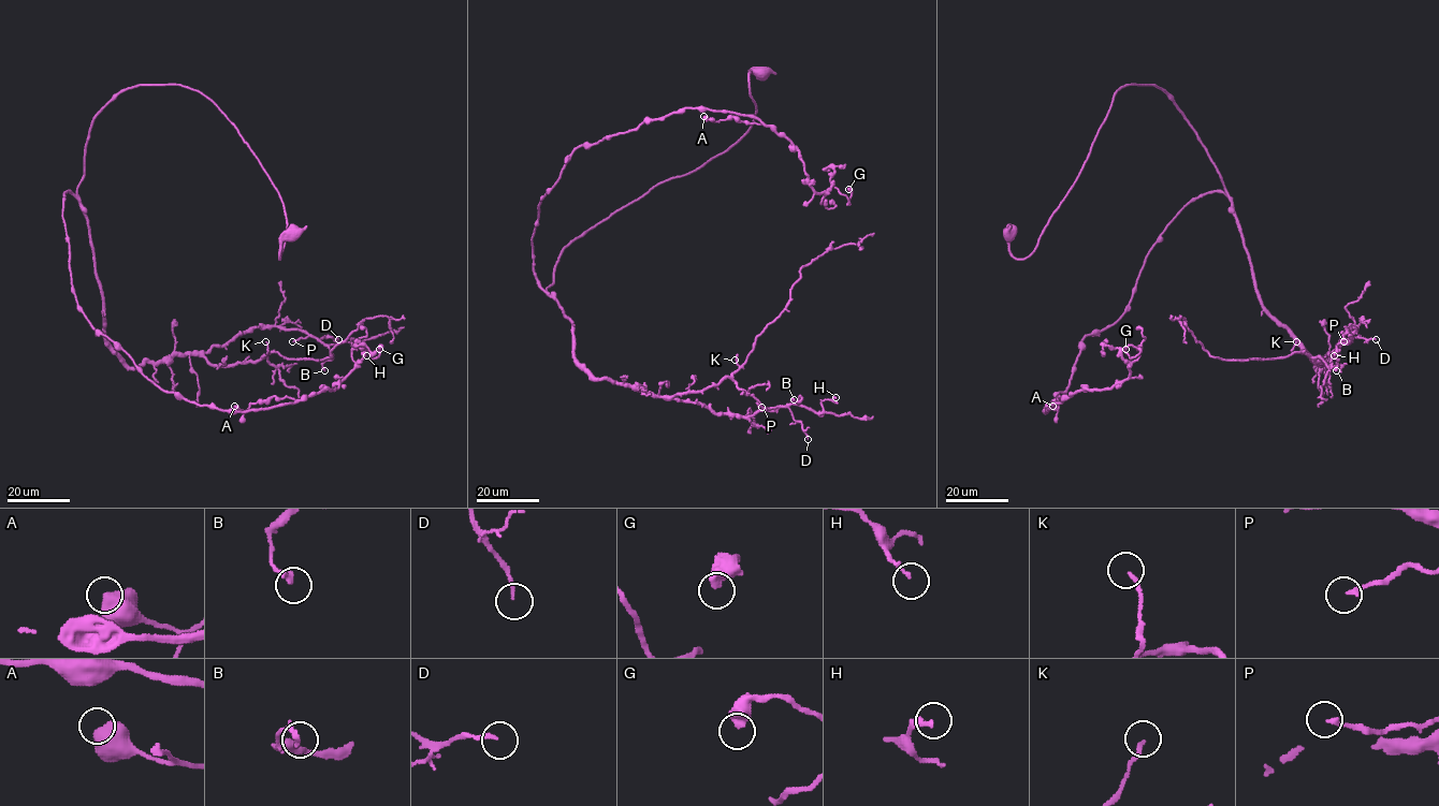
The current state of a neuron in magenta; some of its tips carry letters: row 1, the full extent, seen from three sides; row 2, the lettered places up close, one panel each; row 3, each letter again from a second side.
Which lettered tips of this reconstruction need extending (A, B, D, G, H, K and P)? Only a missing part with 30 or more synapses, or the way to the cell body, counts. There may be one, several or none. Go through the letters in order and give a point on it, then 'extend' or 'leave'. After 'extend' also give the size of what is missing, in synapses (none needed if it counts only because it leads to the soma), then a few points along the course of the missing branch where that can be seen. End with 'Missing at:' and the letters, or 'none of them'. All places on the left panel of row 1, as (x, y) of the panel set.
A: at (234, 406); leave
B: at (324, 370); leave
D: at (338, 339); leave
G: at (379, 349); leave
H: at (366, 355); leave
K: at (265, 341); leave
P: at (292, 341); leave
Missing at: none of them

